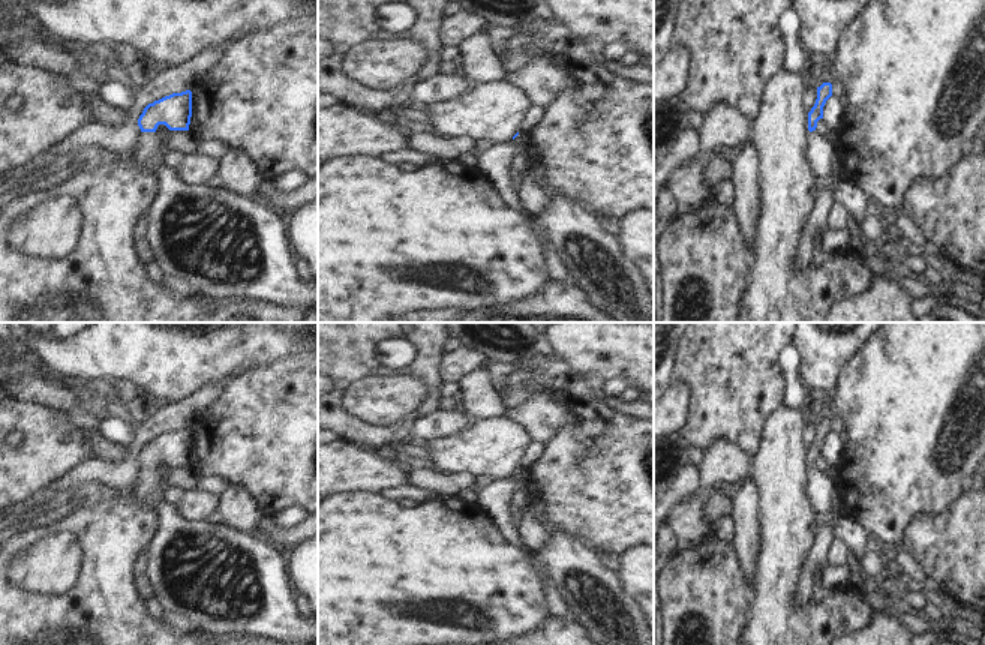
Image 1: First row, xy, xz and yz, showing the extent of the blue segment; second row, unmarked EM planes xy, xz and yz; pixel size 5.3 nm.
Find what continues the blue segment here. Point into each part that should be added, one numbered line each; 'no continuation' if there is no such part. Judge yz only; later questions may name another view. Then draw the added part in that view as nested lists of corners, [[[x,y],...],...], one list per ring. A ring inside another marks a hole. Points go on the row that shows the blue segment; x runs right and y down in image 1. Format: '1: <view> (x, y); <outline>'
1: yz (820, 149); [[[817,130],[808,134],[808,160],[811,164],[811,170],[822,183],[834,183],[837,180],[832,170],[834,152],[835,146],[828,136]]]

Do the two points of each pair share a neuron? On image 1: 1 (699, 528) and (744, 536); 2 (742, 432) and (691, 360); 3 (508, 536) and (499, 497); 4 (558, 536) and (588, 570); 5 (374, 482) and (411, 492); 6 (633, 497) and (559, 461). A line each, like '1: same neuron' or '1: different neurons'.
1: different neurons
2: same neuron
3: same neuron
4: same neuron
5: different neurons
6: same neuron

